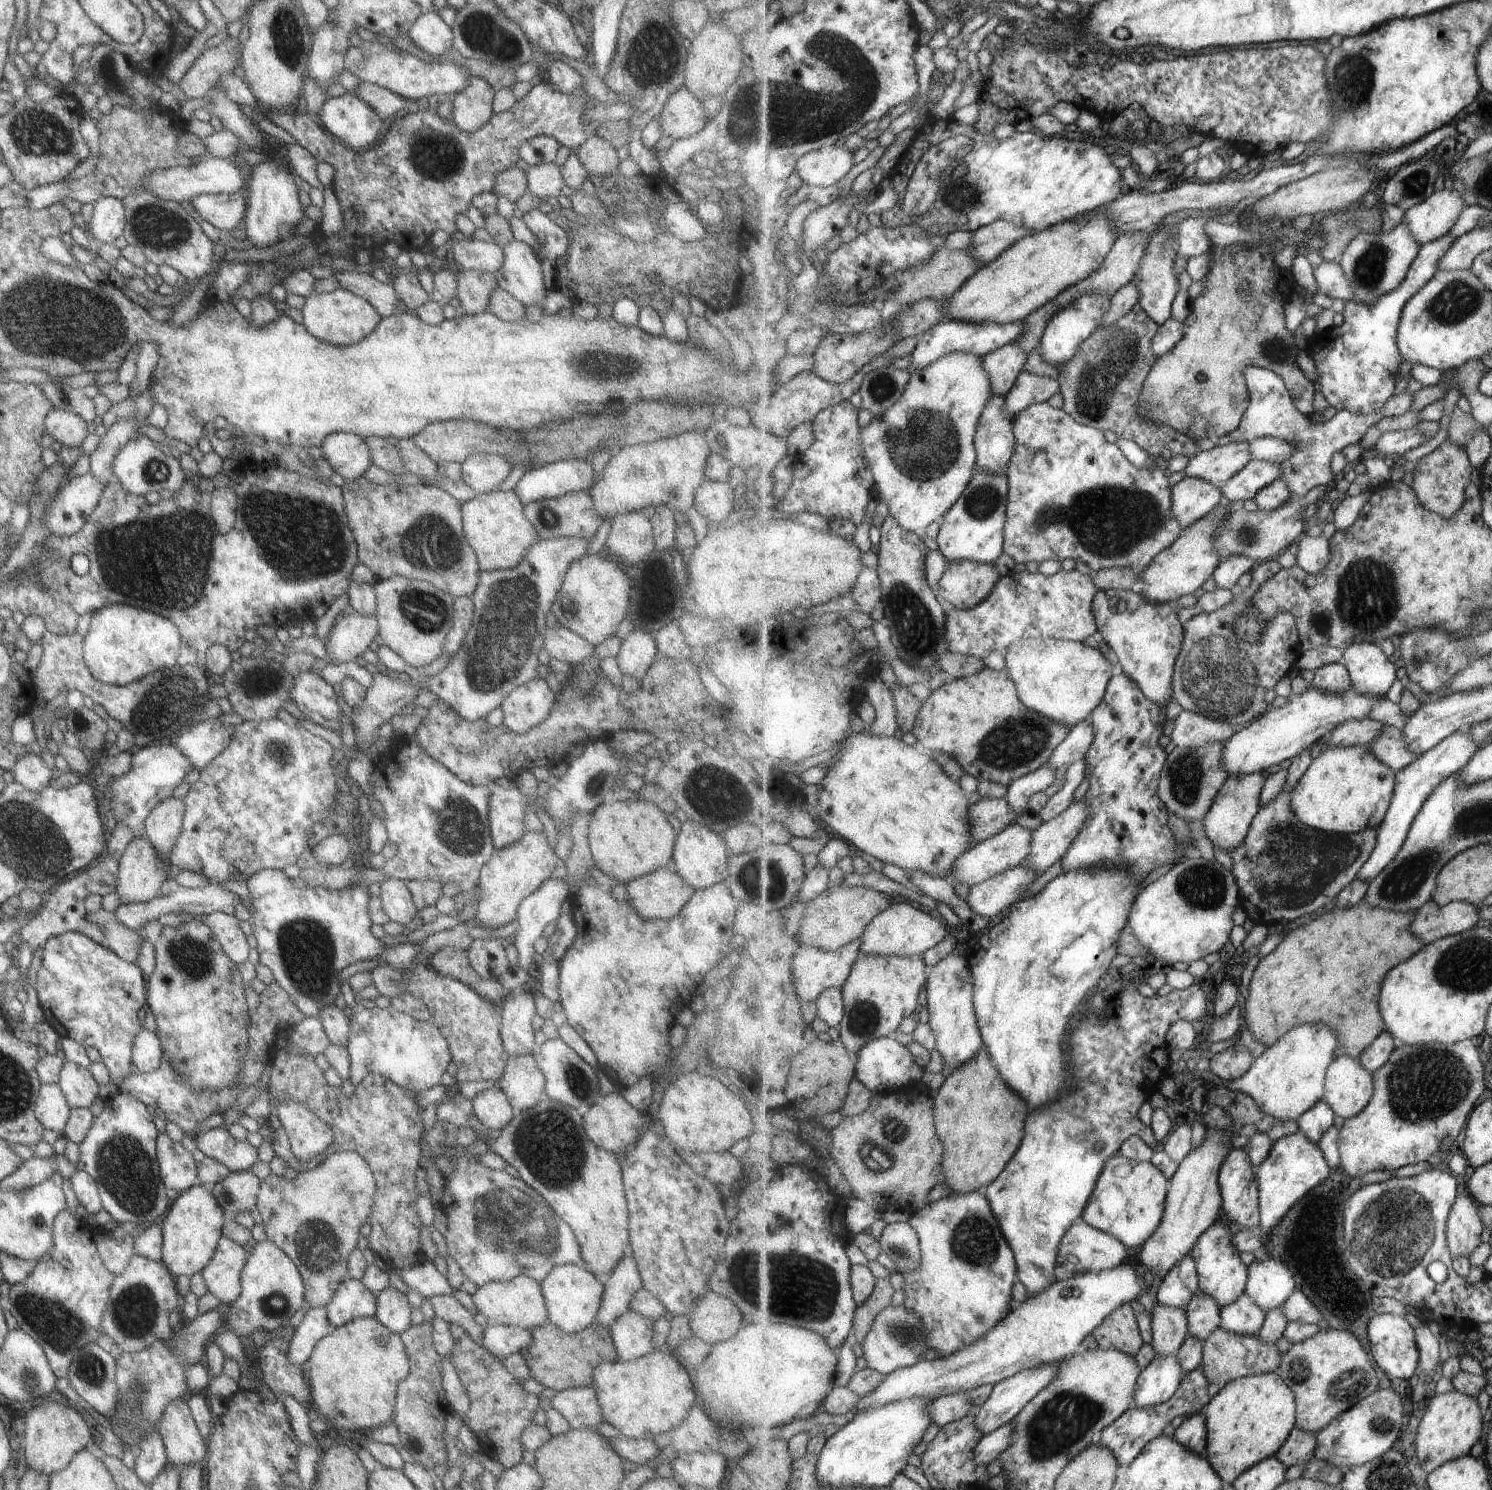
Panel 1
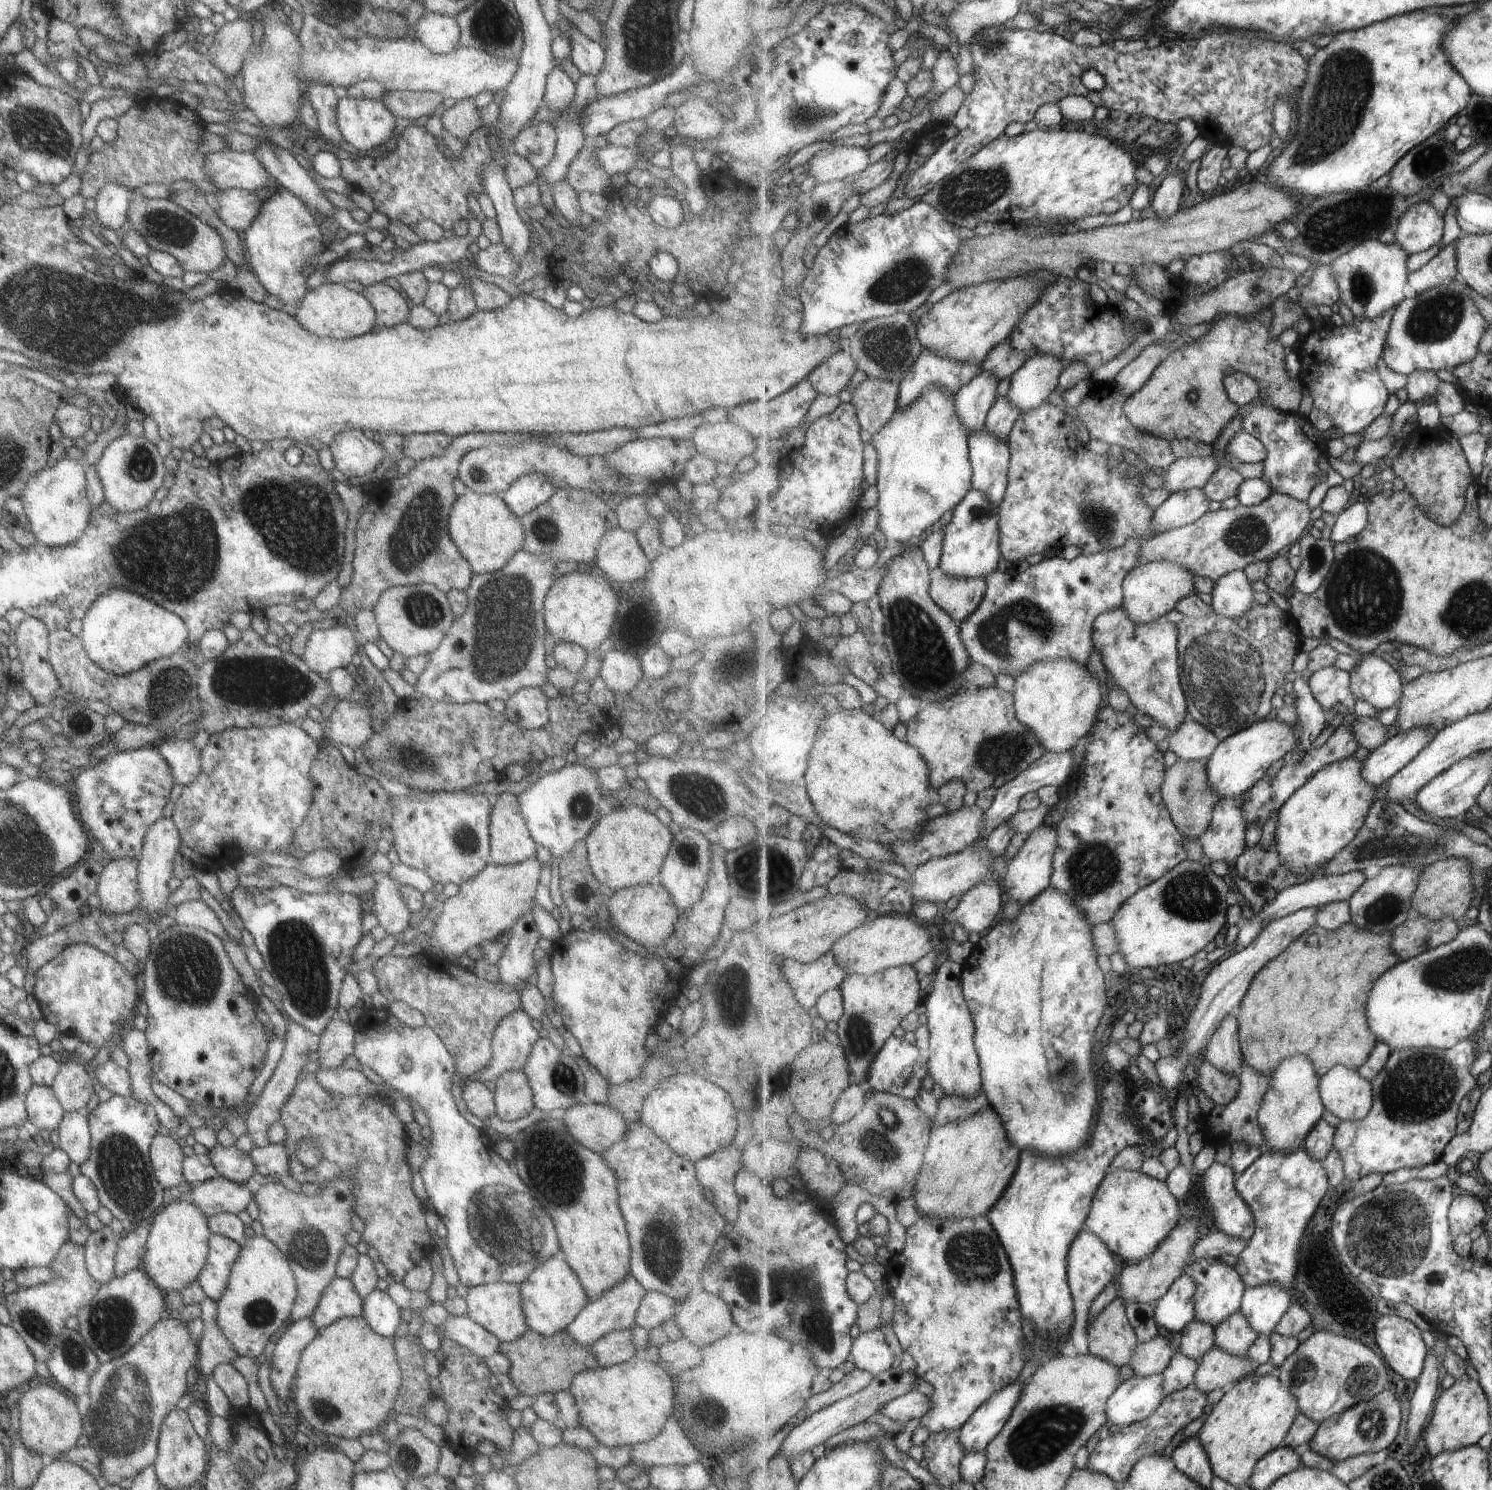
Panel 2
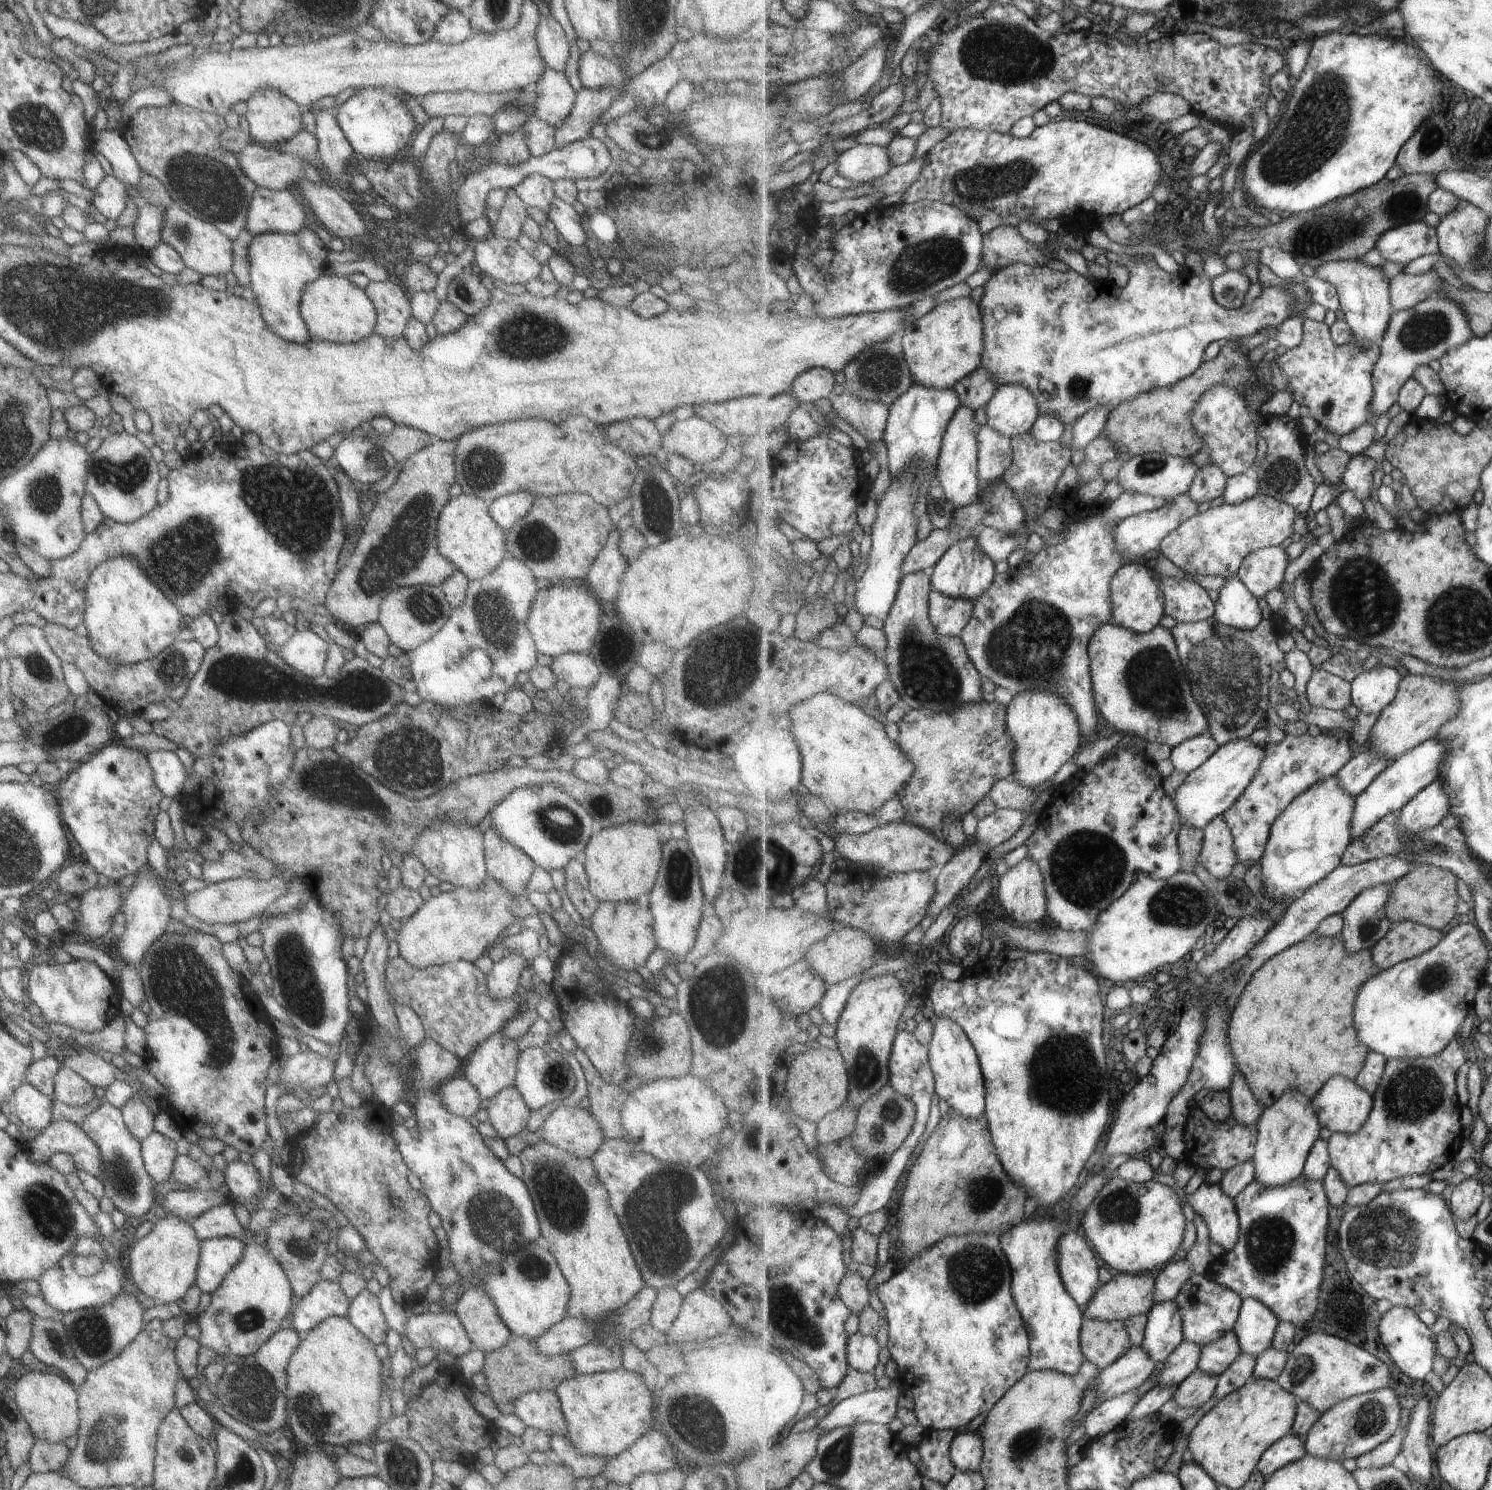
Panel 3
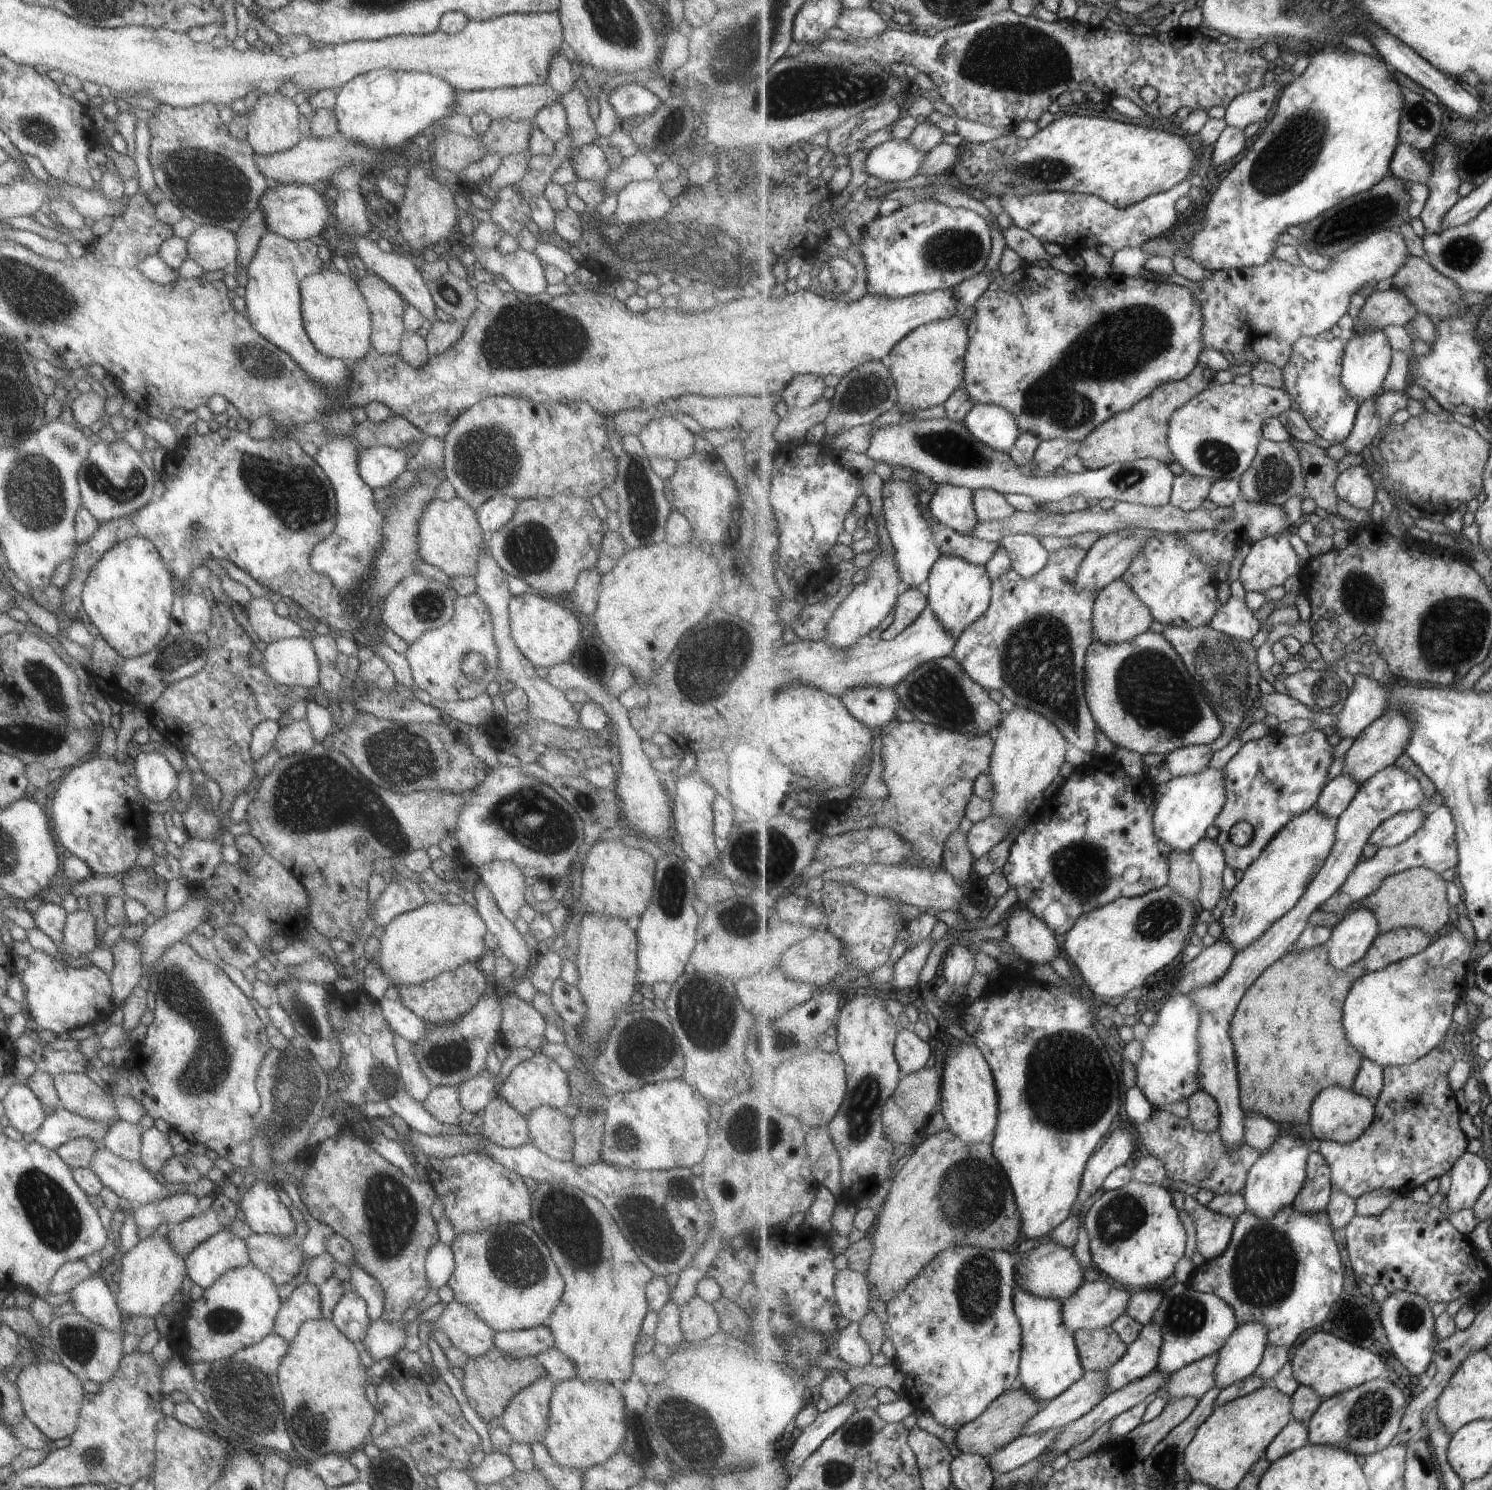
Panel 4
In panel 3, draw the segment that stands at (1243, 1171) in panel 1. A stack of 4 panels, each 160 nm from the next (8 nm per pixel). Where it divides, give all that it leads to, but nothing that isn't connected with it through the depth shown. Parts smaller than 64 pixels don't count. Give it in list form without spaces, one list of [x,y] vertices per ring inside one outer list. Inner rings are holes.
[[[1203,1182],[1191,1195],[1187,1196],[1190,1206],[1205,1220],[1209,1228],[1209,1238],[1224,1250],[1235,1248],[1240,1239],[1240,1216],[1236,1201],[1225,1192],[1220,1182]]]

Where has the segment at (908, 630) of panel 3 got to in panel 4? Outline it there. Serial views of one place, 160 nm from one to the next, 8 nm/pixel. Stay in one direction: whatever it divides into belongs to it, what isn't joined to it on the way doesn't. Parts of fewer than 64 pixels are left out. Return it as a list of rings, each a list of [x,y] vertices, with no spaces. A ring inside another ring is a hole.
[[[908,588],[898,600],[892,623],[881,632],[879,638],[886,641],[893,640],[921,616],[926,606],[928,606],[926,588]],[[952,654],[921,663],[895,688],[903,706],[913,713],[915,719],[971,736],[991,733],[993,727],[1006,718],[991,691],[969,676]]]

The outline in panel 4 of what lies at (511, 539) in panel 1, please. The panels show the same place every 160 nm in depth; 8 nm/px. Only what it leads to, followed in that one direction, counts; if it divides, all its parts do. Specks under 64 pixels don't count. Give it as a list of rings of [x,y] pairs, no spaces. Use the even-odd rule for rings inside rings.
[[[457,497],[447,502],[435,498],[429,500],[415,526],[415,550],[419,561],[430,564],[449,578],[473,577],[477,558],[483,552],[485,542],[486,536],[479,529],[473,509]]]

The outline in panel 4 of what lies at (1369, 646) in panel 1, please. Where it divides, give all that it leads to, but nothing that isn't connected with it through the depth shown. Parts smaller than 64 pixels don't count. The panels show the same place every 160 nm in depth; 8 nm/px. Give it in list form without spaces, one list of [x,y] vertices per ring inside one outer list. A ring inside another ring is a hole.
[[[1356,675],[1345,706],[1335,720],[1333,730],[1340,738],[1358,738],[1374,720],[1385,713],[1391,688],[1368,675]]]

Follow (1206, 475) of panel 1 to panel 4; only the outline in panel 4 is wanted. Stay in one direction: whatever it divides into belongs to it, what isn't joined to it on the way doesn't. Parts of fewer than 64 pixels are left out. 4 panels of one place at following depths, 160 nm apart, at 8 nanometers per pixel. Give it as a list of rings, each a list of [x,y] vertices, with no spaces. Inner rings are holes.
[[[905,417],[899,424],[880,428],[872,436],[870,447],[865,454],[873,461],[883,461],[889,466],[914,468],[936,484],[951,483],[974,491],[992,488],[1002,493],[1025,494],[1043,504],[1079,495],[1089,500],[1112,498],[1117,502],[1150,507],[1165,506],[1170,503],[1176,479],[1169,463],[1155,457],[1113,463],[1103,469],[1091,469],[1082,474],[1031,474],[1019,466],[1009,452],[997,450],[981,442],[968,431],[963,421],[954,421],[947,417],[926,420],[911,420]]]

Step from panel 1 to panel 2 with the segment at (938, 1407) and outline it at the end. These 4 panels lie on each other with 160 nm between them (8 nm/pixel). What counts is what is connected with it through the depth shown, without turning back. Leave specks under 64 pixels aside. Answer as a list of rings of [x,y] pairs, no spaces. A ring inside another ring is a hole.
[[[914,1391],[885,1402],[885,1406],[881,1406],[881,1410],[877,1412],[892,1420],[909,1422],[914,1419],[922,1420],[925,1412],[929,1412],[929,1408],[931,1408],[929,1396]]]

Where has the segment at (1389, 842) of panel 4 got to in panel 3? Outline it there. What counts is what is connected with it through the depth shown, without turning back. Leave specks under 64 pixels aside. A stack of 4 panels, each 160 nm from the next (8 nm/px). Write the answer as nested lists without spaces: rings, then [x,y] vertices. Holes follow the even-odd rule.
[[[1438,778],[1402,808],[1399,822],[1408,833],[1433,828],[1451,815],[1451,807],[1449,793]]]

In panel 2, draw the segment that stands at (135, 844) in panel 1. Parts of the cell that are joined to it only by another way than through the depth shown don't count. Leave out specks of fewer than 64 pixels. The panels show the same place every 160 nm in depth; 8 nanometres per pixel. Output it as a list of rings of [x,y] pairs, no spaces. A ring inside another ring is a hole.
[[[129,857],[107,861],[96,884],[95,894],[100,902],[97,910],[118,915],[128,913],[136,907],[137,863],[138,861]]]

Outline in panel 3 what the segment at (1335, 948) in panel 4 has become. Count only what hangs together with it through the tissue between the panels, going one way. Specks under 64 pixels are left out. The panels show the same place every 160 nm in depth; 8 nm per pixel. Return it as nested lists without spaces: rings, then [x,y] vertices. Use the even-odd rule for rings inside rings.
[[[1390,884],[1368,888],[1345,909],[1341,936],[1350,953],[1371,949],[1395,926],[1386,911],[1391,893]]]

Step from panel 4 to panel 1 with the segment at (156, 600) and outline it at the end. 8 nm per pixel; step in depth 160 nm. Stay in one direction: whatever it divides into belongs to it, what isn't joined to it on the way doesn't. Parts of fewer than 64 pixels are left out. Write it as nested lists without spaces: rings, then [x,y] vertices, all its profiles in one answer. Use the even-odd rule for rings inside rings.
[[[111,604],[93,610],[89,628],[82,638],[83,663],[89,673],[103,684],[116,686],[173,666],[181,644],[179,630],[167,618],[125,604]]]

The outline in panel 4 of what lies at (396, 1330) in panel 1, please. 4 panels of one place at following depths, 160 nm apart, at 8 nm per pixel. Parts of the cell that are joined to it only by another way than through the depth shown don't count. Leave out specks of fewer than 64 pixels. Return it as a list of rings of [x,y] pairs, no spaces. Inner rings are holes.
[[[353,1289],[341,1295],[328,1319],[357,1345],[362,1341],[366,1326],[371,1322],[367,1316],[365,1301]]]

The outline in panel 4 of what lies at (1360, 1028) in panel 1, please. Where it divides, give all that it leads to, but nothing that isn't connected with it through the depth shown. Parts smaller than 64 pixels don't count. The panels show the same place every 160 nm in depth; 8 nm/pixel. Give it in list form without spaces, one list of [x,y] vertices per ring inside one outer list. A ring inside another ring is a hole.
[[[1319,945],[1304,951],[1289,951],[1275,962],[1275,964],[1267,968],[1267,970],[1259,976],[1257,982],[1251,985],[1251,988],[1249,988],[1238,1004],[1238,1009],[1233,1017],[1230,1028],[1233,1042],[1235,1042],[1235,1048],[1237,1048],[1237,1060],[1239,1060],[1239,1080],[1241,1080],[1240,1099],[1242,1107],[1247,1114],[1265,1115],[1278,1124],[1301,1124],[1307,1126],[1310,1125],[1310,1112],[1312,1111],[1313,1102],[1317,1096],[1321,1095],[1323,1090],[1336,1087],[1337,1085],[1345,1086],[1346,1089],[1352,1089],[1357,1079],[1357,1074],[1360,1072],[1364,1057],[1359,1053],[1359,1050],[1349,1042],[1349,1038],[1347,1038],[1347,1034],[1345,1034],[1345,1028],[1343,1028],[1343,1006],[1345,1006],[1345,1000],[1347,1000],[1347,994],[1349,994],[1351,987],[1367,973],[1369,972],[1365,966],[1364,959],[1361,959],[1353,966],[1344,968],[1343,970],[1335,968],[1335,966],[1330,963],[1328,946]]]

